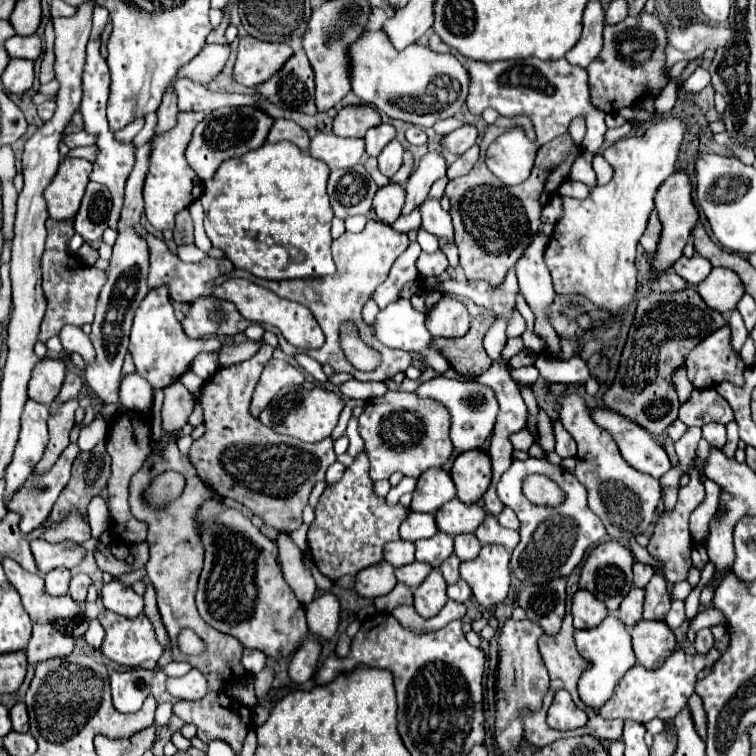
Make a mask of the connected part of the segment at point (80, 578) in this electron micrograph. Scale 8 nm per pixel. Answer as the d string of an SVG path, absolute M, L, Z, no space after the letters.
M76 574L76 576L72 576L72 580L70 580L70 590L68 590L68 594L76 600L76 602L82 602L84 598L86 598L86 592L88 592L88 586L90 586L92 582L90 582L90 578L86 576L86 574Z

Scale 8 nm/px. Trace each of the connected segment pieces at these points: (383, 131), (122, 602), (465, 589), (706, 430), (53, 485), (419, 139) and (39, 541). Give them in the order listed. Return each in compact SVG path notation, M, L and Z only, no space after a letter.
M380 124L376 128L370 128L364 136L366 140L366 154L368 156L378 156L382 148L396 138L396 128L392 124Z
M108 582L102 588L102 602L108 610L122 614L126 618L134 618L142 612L144 600L140 594L136 594L130 586L124 586L120 582Z
M458 580L456 584L448 586L448 598L456 600L456 602L466 602L470 596L472 596L472 590L464 580Z
M716 422L704 424L702 426L702 436L704 436L704 440L708 440L710 446L716 446L716 448L722 448L726 444L726 428L724 428L724 424L716 424Z
M70 442L68 448L62 452L54 468L44 476L30 476L26 484L10 498L8 510L16 510L22 514L20 530L24 534L32 532L42 524L42 520L48 518L58 494L70 480L72 462L76 460L80 448L76 442Z
M410 126L408 132L406 132L406 140L408 140L410 144L414 144L414 146L420 146L420 144L426 144L428 136L426 136L426 132L424 132L422 128L418 128L418 126Z
M36 538L36 540L30 542L30 548L32 548L32 554L36 558L40 576L44 576L46 572L50 572L58 566L64 566L64 568L72 570L86 556L86 550L76 542L52 544L52 542L46 542L44 538Z

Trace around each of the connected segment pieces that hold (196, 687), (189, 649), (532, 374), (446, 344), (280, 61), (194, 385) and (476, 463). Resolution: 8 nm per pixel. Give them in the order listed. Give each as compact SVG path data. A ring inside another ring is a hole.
M190 670L186 676L180 678L168 678L166 680L166 690L180 700L200 700L208 694L206 678L198 670Z
M182 630L182 634L178 634L178 648L182 654L202 654L202 650L206 650L206 646L202 646L202 640L198 636L192 634L192 630Z
M534 365L519 369L512 368L510 370L510 376L520 384L531 385L538 379L539 371Z
M480 314L472 320L470 330L462 338L436 338L434 346L442 350L442 356L450 362L456 372L474 372L476 376L484 374L492 360L482 346L482 338L490 324L494 322L492 314Z
M246 36L238 46L234 80L246 88L256 88L266 78L272 78L290 56L292 48L288 44L270 44Z
M186 370L186 374L182 374L182 378L180 378L180 382L190 390L190 392L196 392L196 390L200 390L200 386L202 386L202 378L198 378L192 370Z
M484 450L460 452L452 464L452 480L456 484L458 498L464 504L478 502L490 486L492 466L490 456Z

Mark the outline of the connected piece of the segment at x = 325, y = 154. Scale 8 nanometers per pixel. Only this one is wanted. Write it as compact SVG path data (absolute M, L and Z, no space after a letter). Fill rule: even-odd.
M318 134L310 142L310 156L326 162L330 170L350 168L364 158L364 140L360 138L340 138L336 134Z

